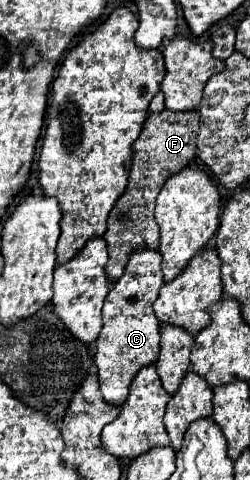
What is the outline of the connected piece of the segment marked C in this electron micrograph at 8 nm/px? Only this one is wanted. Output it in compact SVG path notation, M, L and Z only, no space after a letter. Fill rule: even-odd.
M136 248L130 254L130 260L124 268L124 274L114 282L108 292L102 308L104 326L96 340L94 364L98 366L100 392L110 404L124 404L128 396L128 386L136 372L158 358L160 350L160 322L154 316L152 304L158 298L158 290L164 284L162 280L162 256L152 248Z

